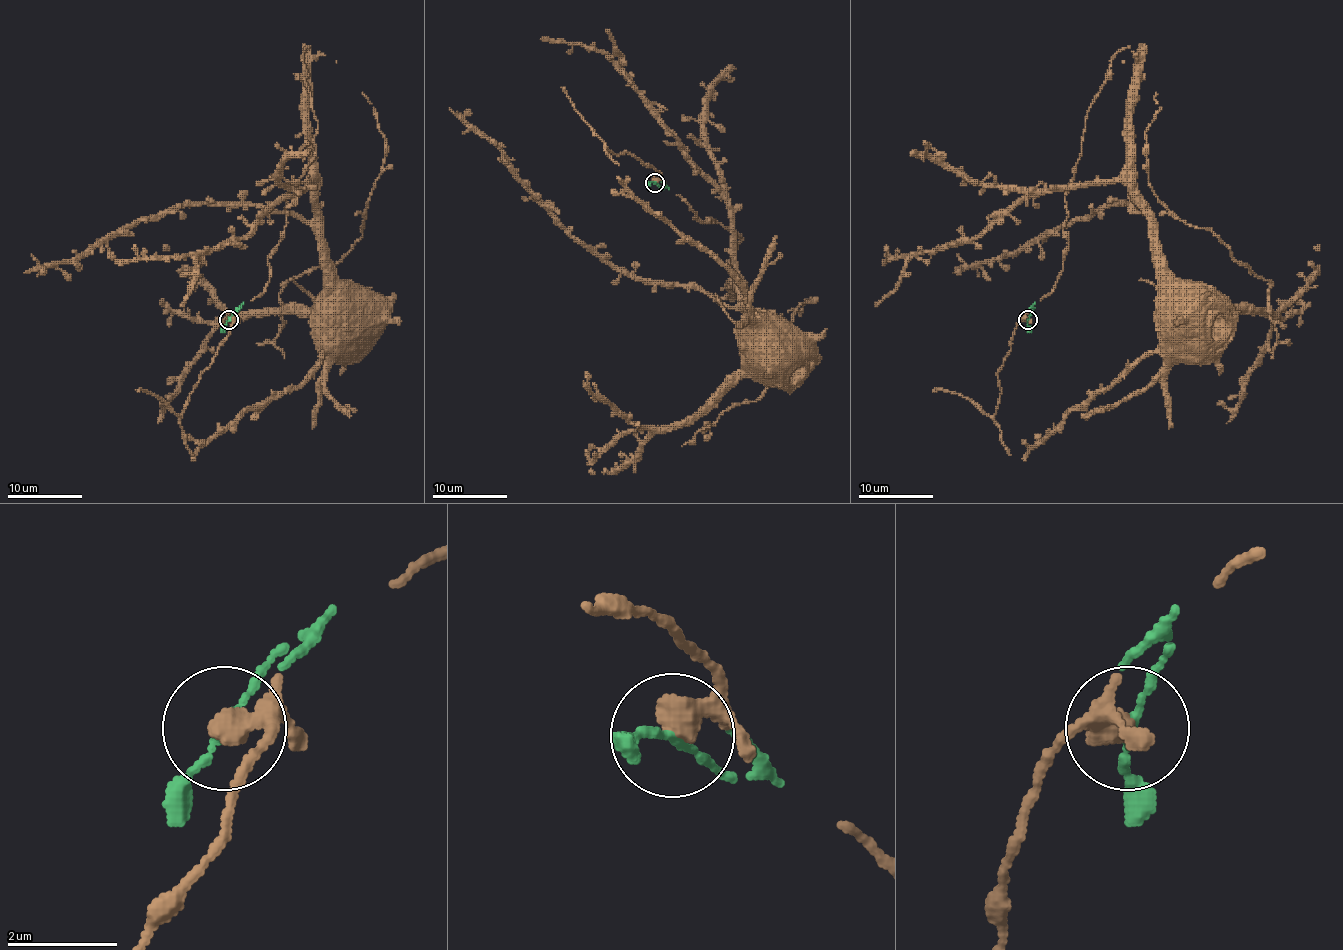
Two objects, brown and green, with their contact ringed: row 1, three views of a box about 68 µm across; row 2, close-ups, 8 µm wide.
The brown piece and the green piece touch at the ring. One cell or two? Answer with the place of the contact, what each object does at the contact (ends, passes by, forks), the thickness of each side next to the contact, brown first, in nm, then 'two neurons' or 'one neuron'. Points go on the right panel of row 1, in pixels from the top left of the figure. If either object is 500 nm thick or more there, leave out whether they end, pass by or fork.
place (1028, 319); brown passes by; green passes by; calibres 360 and 140 nm; one neuron

